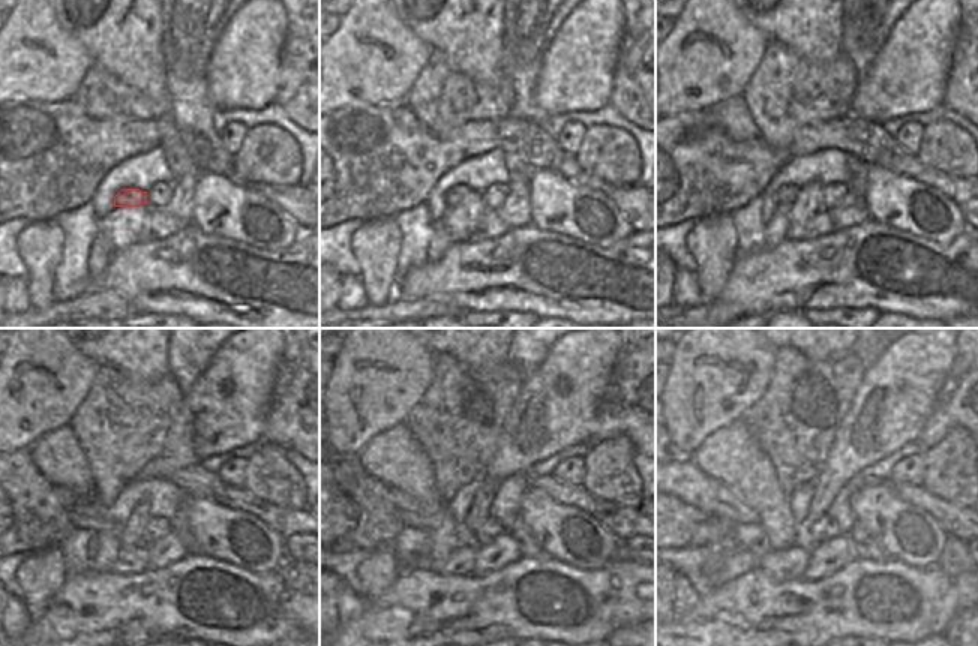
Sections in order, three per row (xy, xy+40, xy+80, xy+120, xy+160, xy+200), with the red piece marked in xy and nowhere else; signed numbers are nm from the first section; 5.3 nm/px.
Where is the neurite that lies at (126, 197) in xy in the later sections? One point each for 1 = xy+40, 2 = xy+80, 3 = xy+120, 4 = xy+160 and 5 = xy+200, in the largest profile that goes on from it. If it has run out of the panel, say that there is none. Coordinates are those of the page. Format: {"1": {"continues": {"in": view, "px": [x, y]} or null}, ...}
{"1": {"continues": {"in": "xy+40", "px": [458, 194]}}, "2": {"continues": {"in": "xy+80", "px": [786, 195]}}, "3": {"continues": {"in": "xy+120", "px": [86, 513]}}, "4": {"continues": {"in": "xy+160", "px": [411, 513]}}, "5": {"continues": {"in": "xy+200", "px": [686, 483]}}}

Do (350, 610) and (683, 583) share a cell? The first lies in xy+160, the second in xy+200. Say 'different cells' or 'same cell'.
same cell

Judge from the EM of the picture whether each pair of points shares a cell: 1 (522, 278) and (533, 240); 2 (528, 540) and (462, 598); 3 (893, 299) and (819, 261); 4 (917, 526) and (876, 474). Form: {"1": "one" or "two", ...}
{"1": "one", "2": "two", "3": "one", "4": "two"}

